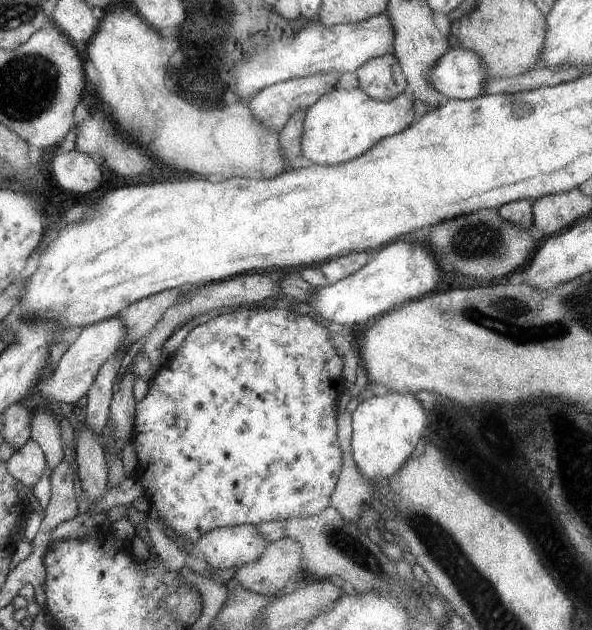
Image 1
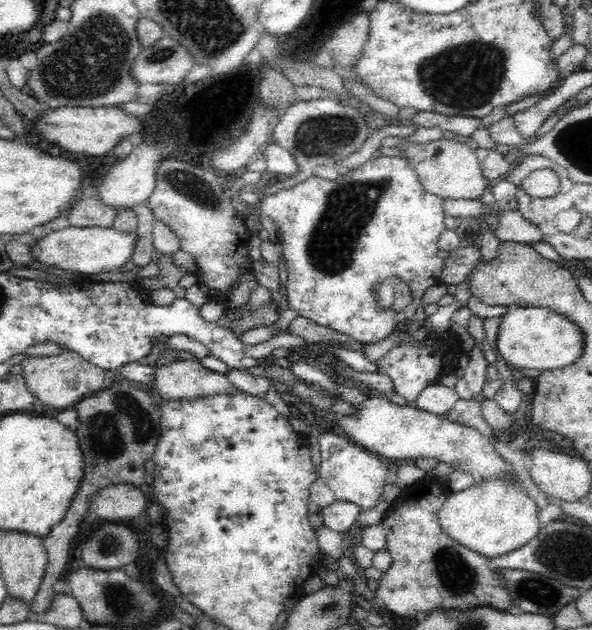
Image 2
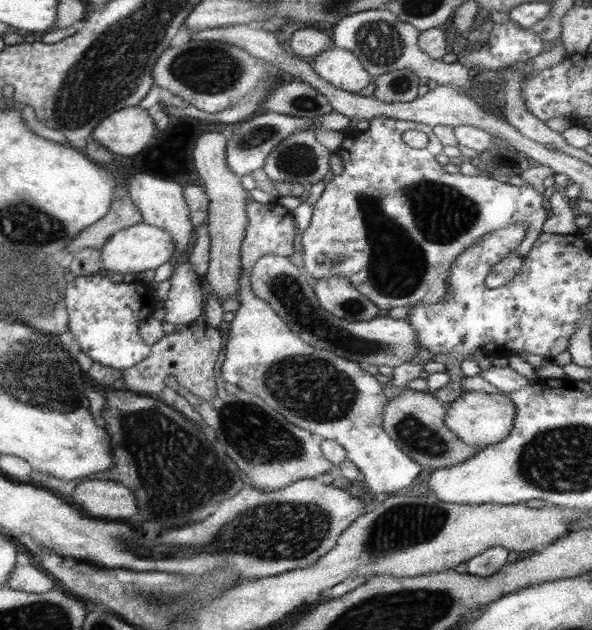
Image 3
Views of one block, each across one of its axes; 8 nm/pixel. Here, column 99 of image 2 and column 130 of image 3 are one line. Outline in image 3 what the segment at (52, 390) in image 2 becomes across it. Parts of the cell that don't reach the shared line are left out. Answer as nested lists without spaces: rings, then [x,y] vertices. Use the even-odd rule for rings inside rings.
[[[205,322],[177,325],[173,333],[164,334],[150,348],[151,351],[144,360],[122,372],[120,378],[125,383],[123,389],[139,395],[158,398],[161,390],[166,387],[163,380],[167,376],[175,376],[178,384],[185,386],[185,390],[189,390],[193,396],[199,396],[201,400],[213,400],[214,393],[217,392],[213,368],[215,368],[215,361],[221,350],[218,329]],[[183,366],[185,366],[185,370],[183,370]]]

